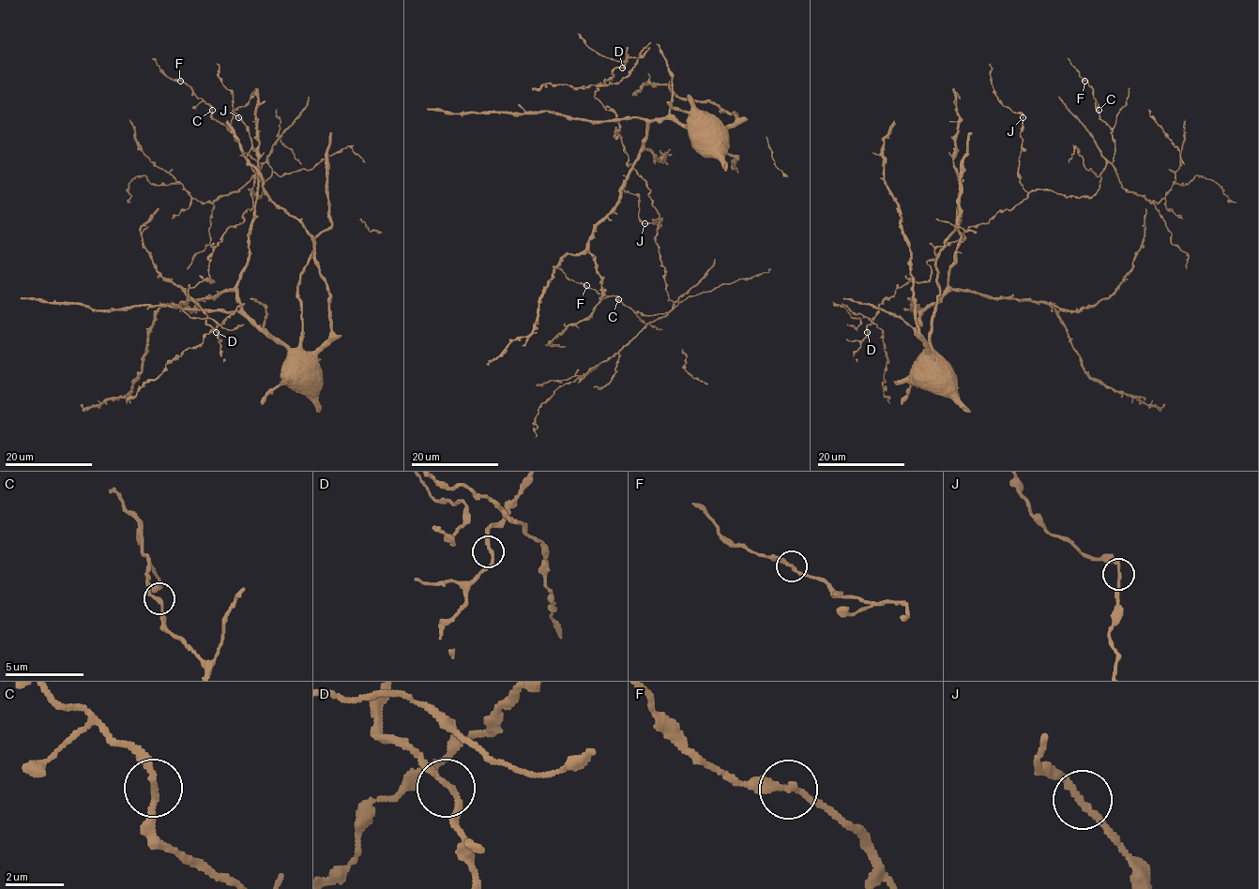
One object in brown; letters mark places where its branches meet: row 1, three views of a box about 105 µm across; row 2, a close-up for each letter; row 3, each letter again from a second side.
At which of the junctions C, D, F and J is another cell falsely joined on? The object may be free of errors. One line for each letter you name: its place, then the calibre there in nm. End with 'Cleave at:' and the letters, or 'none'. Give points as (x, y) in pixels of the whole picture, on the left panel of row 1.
Cleave at: none

